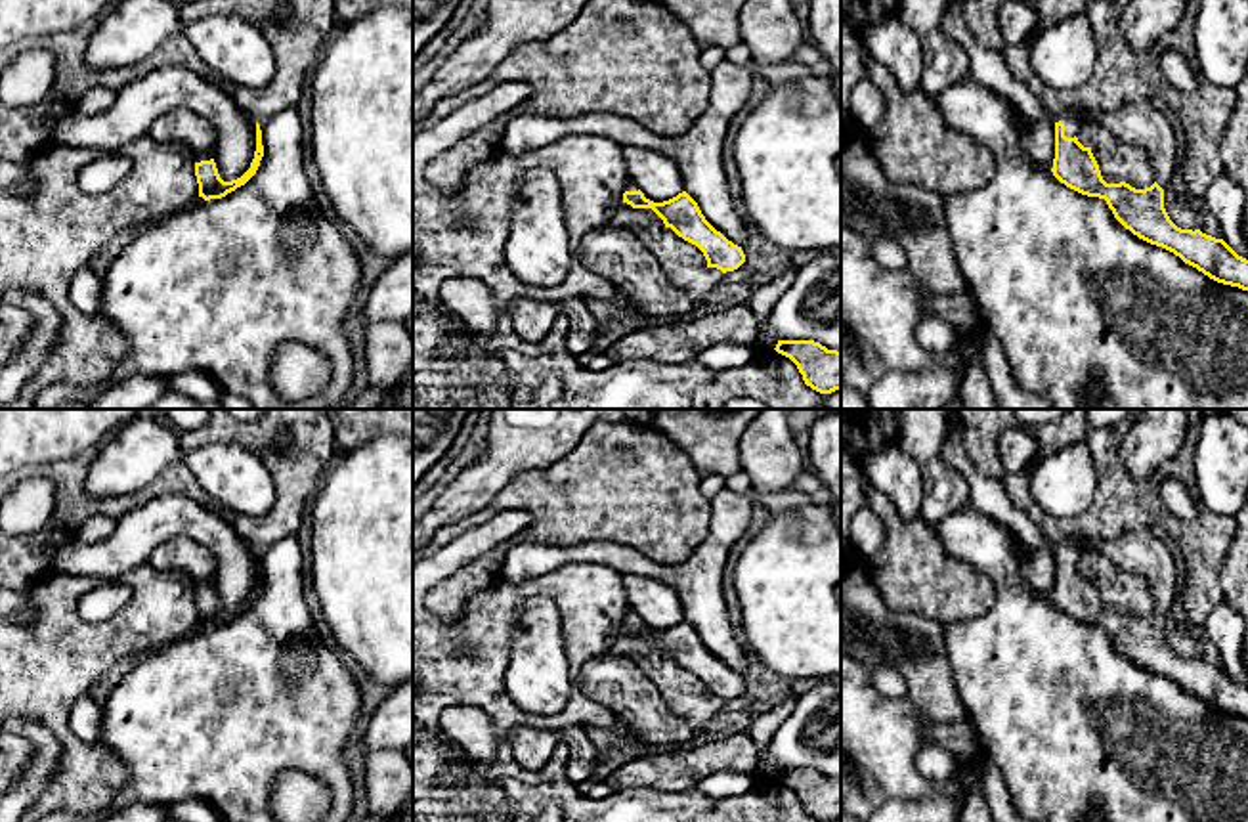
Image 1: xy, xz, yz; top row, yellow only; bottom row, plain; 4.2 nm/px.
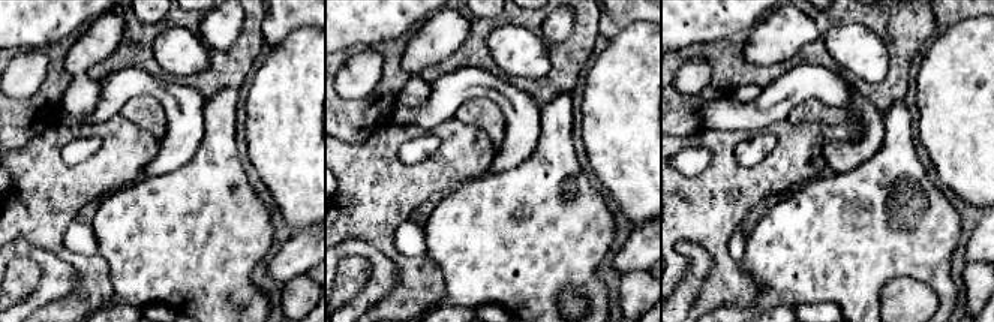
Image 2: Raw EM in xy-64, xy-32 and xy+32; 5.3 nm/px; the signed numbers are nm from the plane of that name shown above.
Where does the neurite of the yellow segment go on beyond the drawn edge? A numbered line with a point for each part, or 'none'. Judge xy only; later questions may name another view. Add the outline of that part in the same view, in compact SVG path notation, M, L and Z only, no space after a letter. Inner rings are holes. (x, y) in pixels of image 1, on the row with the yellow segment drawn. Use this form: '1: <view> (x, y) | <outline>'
1: xy (197, 134) | M189 109L166 111L151 124L147 134L155 140L183 143L197 162L212 159L212 145L218 140L216 128Z

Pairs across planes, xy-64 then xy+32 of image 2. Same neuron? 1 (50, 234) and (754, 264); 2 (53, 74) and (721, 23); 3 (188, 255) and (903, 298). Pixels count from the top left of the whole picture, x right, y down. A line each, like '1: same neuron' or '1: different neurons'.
1: different neurons
2: different neurons
3: different neurons

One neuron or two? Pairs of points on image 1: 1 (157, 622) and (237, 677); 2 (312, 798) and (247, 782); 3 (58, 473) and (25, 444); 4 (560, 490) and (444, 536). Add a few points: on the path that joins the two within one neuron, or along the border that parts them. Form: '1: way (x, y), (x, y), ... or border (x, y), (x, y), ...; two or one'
1: border (193, 629), (182, 639), (169, 641), (142, 656); two
2: border (316, 777), (285, 769), (276, 778), (268, 801); two
3: border (92, 450), (50, 463), (44, 469); two
4: way (532, 492), (505, 499), (473, 522); one

